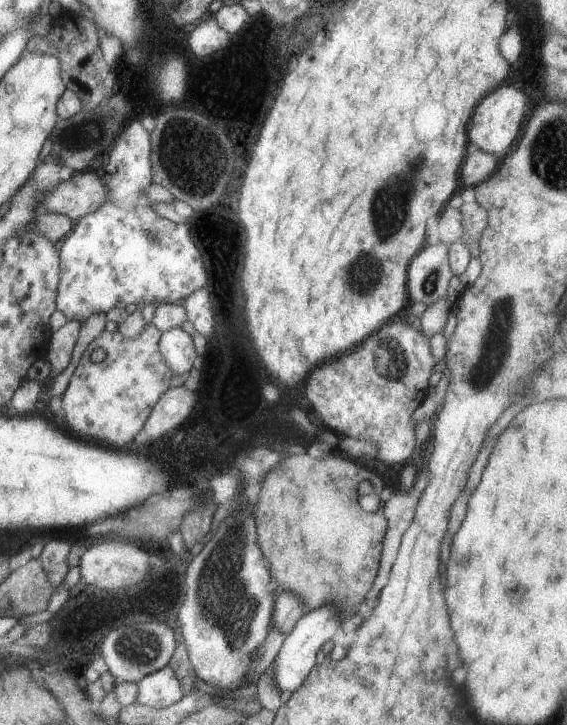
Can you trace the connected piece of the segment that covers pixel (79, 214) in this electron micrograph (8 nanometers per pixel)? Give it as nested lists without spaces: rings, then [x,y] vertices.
[[[85,171],[84,173],[67,173],[65,179],[58,186],[54,186],[50,192],[46,192],[42,196],[40,207],[41,210],[69,216],[75,222],[98,210],[103,202],[108,202],[108,188],[102,180],[102,174],[98,176],[96,172]]]

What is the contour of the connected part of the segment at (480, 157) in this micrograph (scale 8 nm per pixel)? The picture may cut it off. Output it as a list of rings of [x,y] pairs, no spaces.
[[[469,144],[466,150],[466,158],[462,160],[460,166],[460,173],[466,186],[475,186],[494,174],[499,166],[500,161],[494,154],[488,154]]]

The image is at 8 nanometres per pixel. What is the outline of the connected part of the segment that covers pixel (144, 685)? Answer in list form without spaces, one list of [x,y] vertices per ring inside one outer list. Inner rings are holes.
[[[170,664],[142,678],[138,685],[137,704],[163,709],[176,704],[185,694],[182,682]]]

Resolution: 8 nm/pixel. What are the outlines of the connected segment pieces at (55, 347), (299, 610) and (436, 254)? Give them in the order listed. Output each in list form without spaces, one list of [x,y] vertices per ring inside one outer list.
[[[68,320],[51,334],[46,344],[46,359],[51,364],[53,374],[61,373],[70,364],[80,329],[78,320]]]
[[[277,591],[275,595],[274,614],[272,614],[273,626],[282,630],[282,634],[288,634],[298,620],[308,612],[304,602],[294,592]]]
[[[444,242],[425,246],[408,266],[406,288],[409,300],[434,304],[448,294],[448,283],[453,276],[450,268],[450,246]]]

